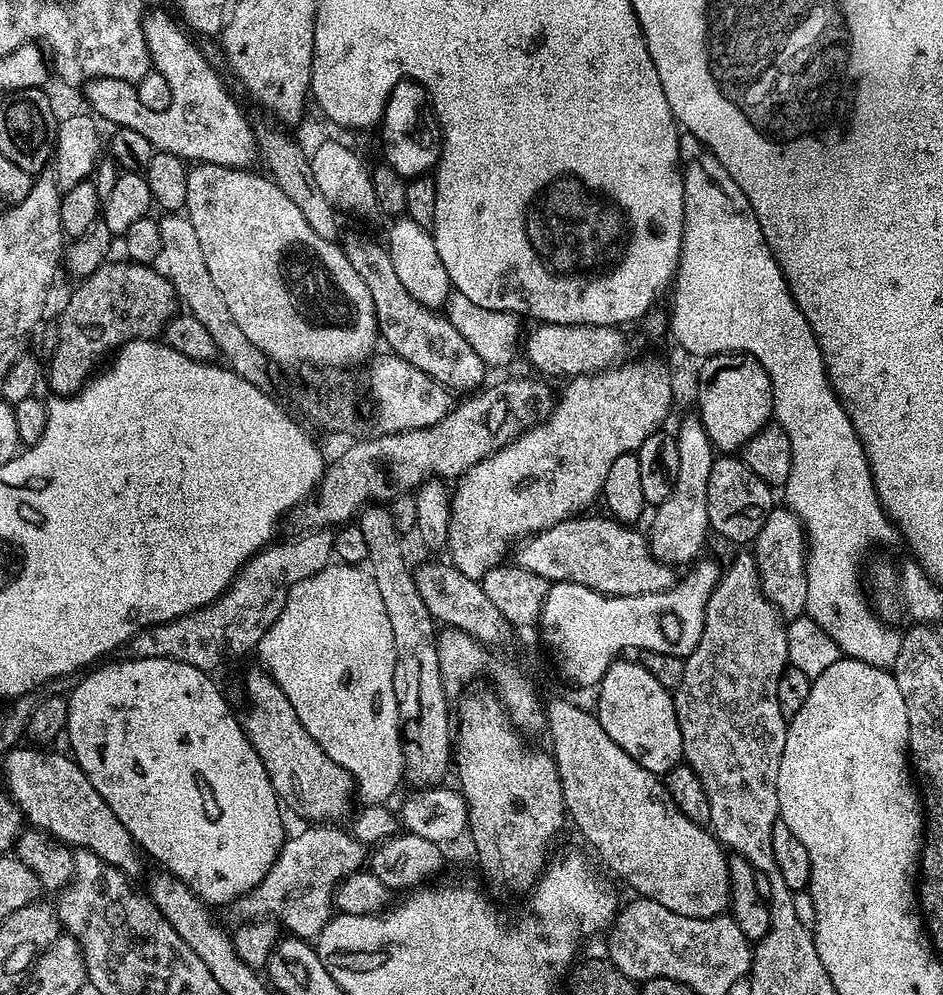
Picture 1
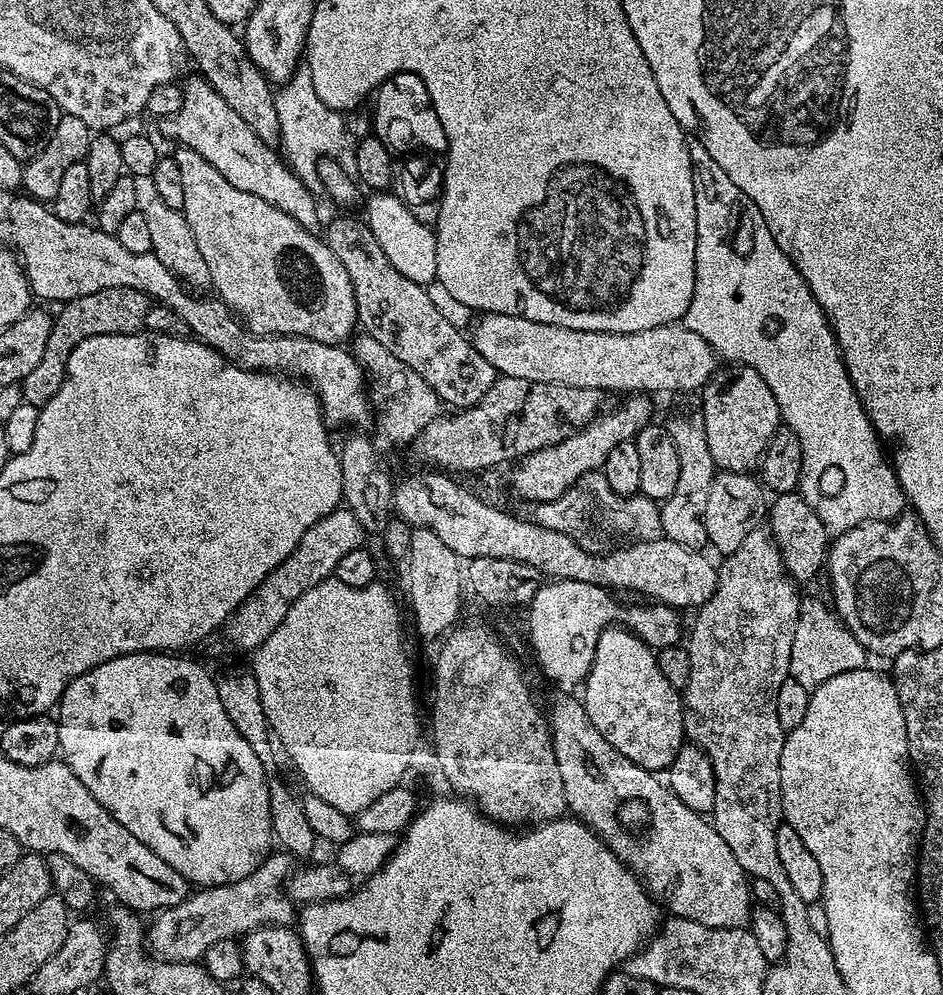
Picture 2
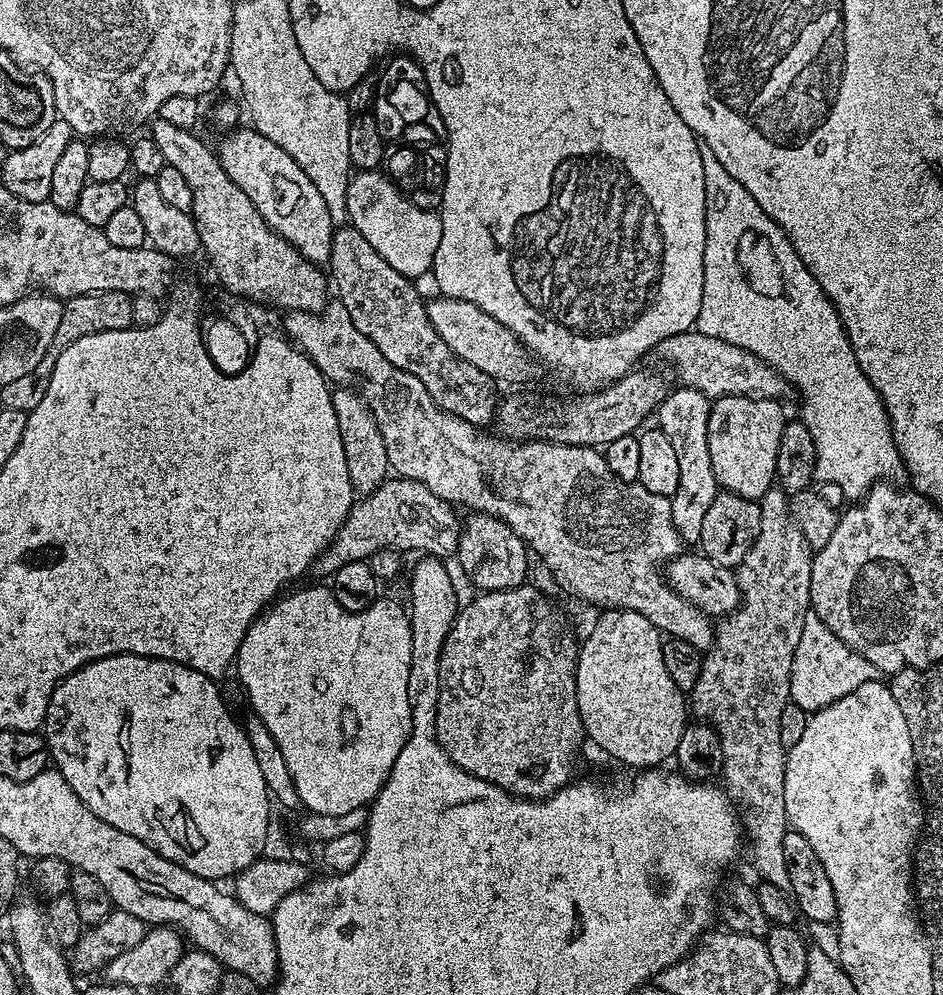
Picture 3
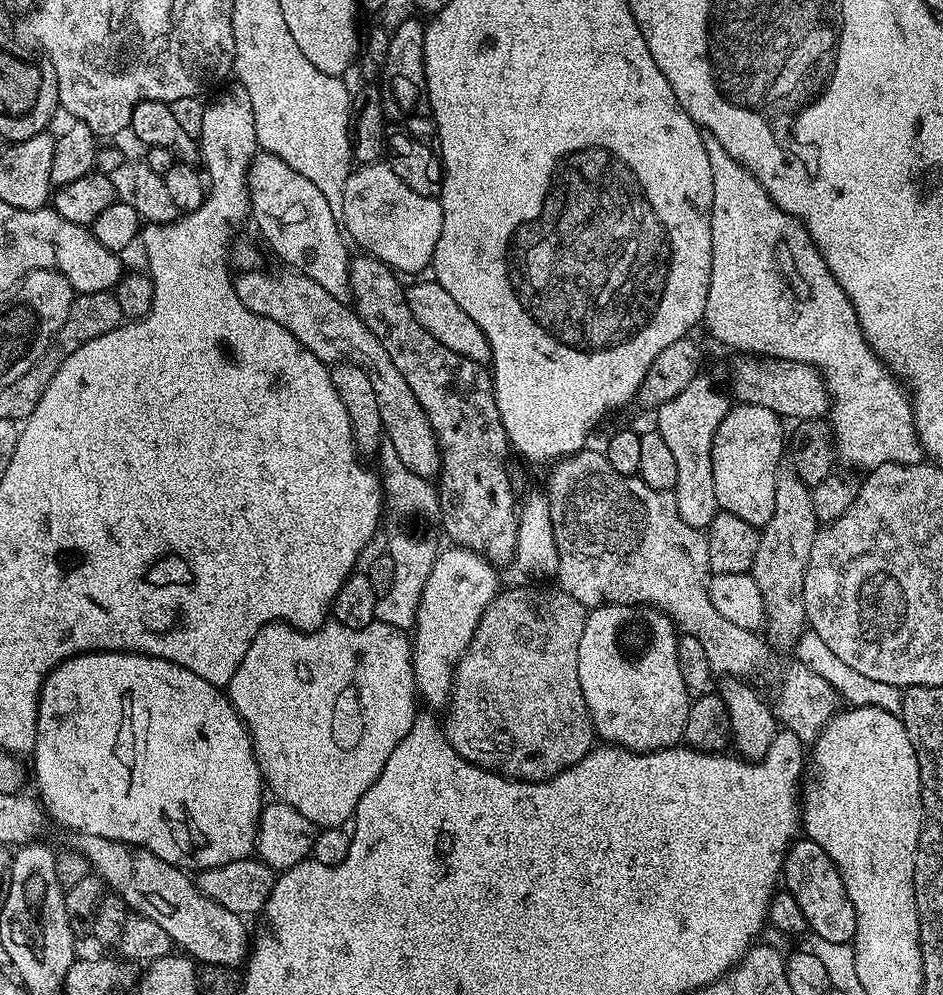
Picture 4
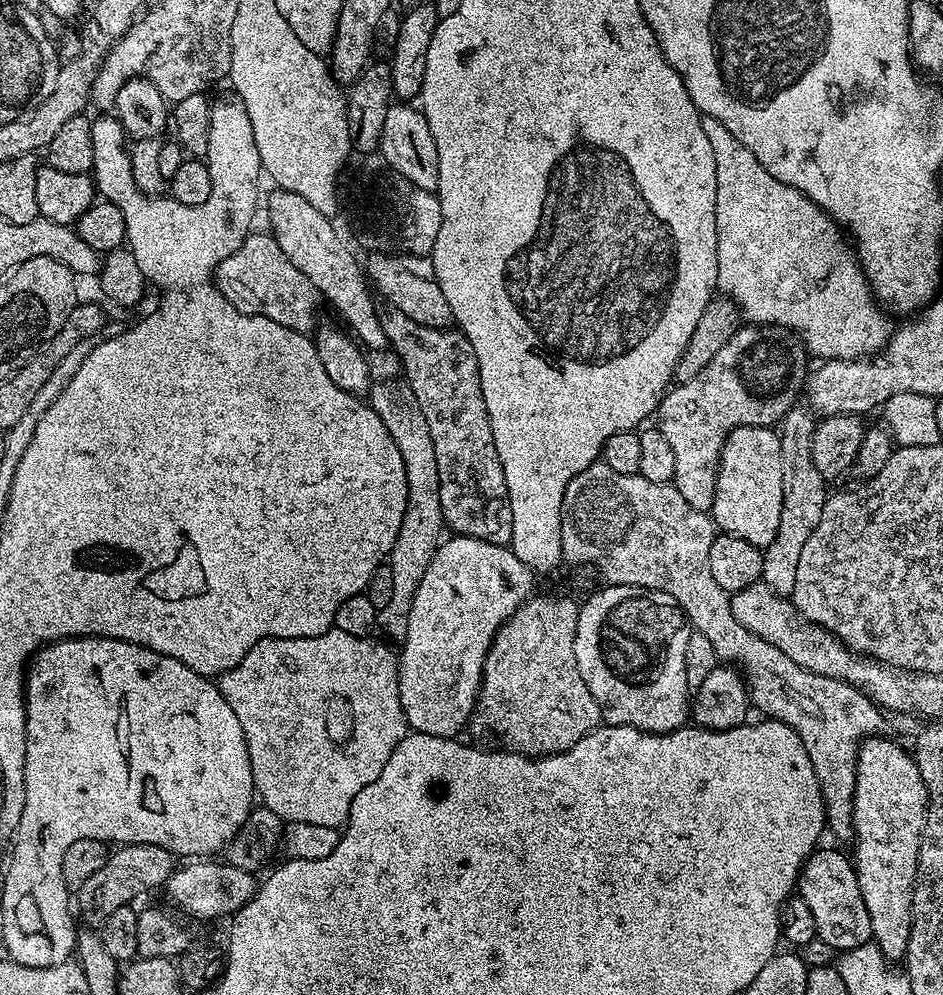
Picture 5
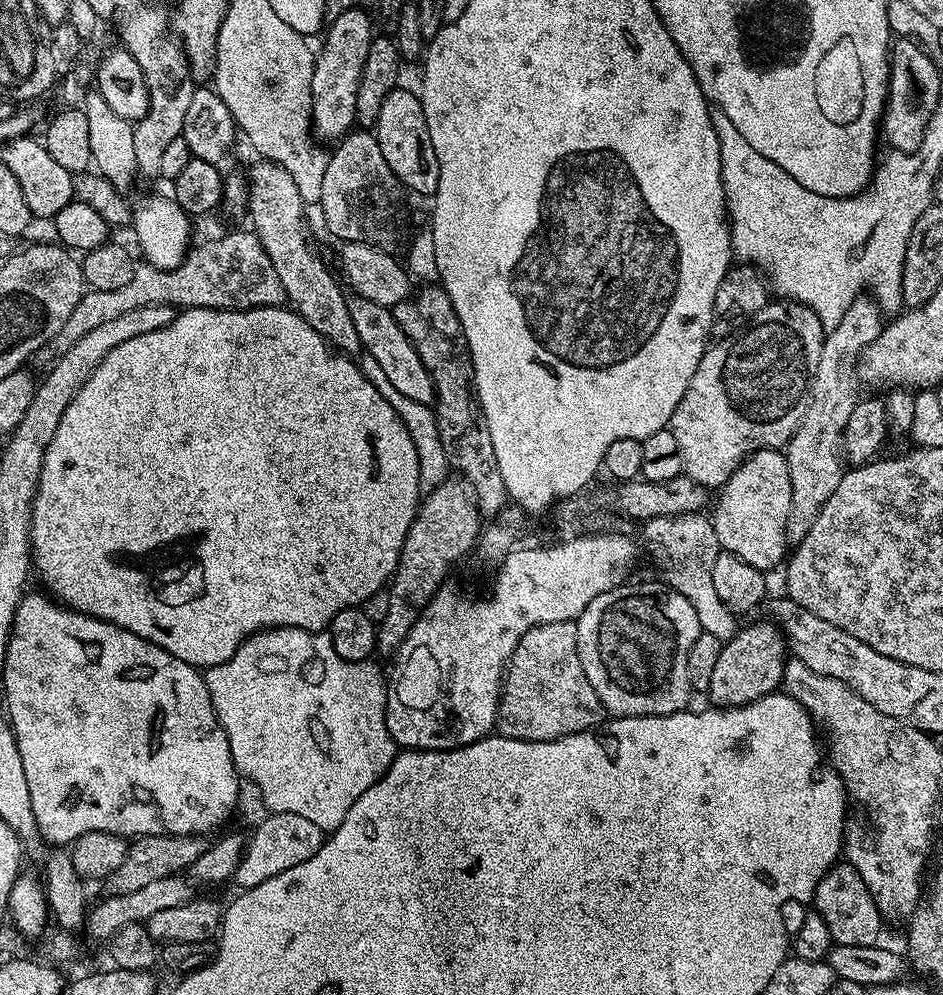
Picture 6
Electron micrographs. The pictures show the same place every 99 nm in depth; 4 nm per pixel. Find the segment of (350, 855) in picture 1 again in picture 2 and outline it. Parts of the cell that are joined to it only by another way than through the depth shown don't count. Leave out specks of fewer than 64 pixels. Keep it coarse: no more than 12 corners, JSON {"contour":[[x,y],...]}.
{"contour":[[287,851],[159,909],[147,947],[190,964],[214,942],[291,925]]}

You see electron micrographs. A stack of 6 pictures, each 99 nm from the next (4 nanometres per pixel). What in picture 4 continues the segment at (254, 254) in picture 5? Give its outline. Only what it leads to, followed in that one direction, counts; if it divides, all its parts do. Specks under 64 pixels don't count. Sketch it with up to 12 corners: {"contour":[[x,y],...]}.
{"contour":[[244,270],[236,293],[329,366],[370,378],[414,474],[440,444],[410,382],[345,301],[301,272]]}

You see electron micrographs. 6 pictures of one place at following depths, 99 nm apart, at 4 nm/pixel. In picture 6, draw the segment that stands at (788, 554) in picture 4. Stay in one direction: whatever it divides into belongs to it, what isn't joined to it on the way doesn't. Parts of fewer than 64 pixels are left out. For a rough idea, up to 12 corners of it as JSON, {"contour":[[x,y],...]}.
{"contour":[[855,300],[825,335],[788,439],[788,539],[810,534],[846,471],[856,359],[886,327]]}

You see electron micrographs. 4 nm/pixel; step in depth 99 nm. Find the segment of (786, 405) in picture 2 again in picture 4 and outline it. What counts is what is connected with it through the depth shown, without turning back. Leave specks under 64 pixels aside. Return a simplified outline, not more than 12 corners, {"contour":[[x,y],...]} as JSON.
{"contour":[[702,131],[703,327],[818,369],[841,465],[921,463],[804,225]]}

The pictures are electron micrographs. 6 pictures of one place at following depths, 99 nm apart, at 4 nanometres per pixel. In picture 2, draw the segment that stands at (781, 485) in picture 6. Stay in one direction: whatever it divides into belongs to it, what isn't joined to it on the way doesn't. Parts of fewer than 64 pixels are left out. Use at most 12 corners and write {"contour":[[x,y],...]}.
{"contour":[[721,367],[699,397],[710,458],[751,473],[781,427],[758,370]]}

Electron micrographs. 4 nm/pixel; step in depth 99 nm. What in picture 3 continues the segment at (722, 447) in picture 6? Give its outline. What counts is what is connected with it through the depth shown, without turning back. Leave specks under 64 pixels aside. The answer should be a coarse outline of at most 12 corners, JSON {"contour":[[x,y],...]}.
{"contour":[[673,387],[658,426],[678,454],[674,530],[699,545],[718,491],[709,397]]}

